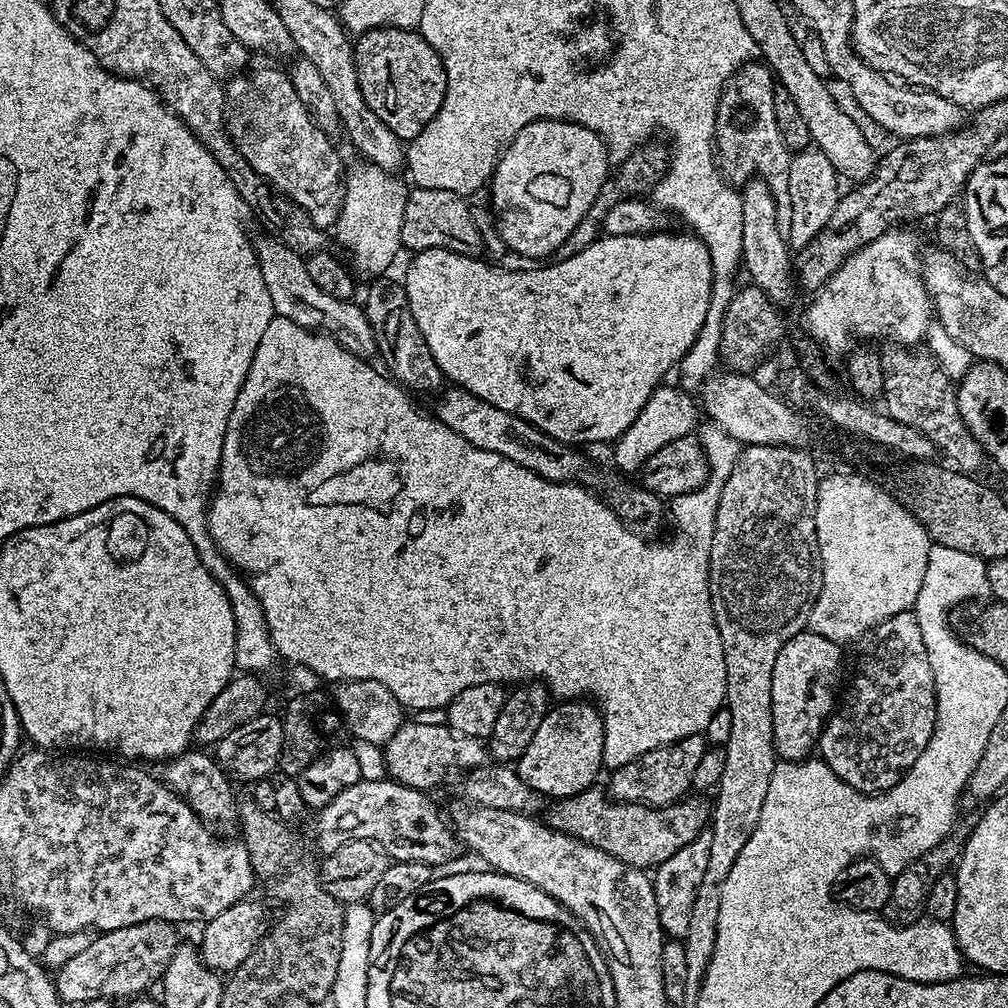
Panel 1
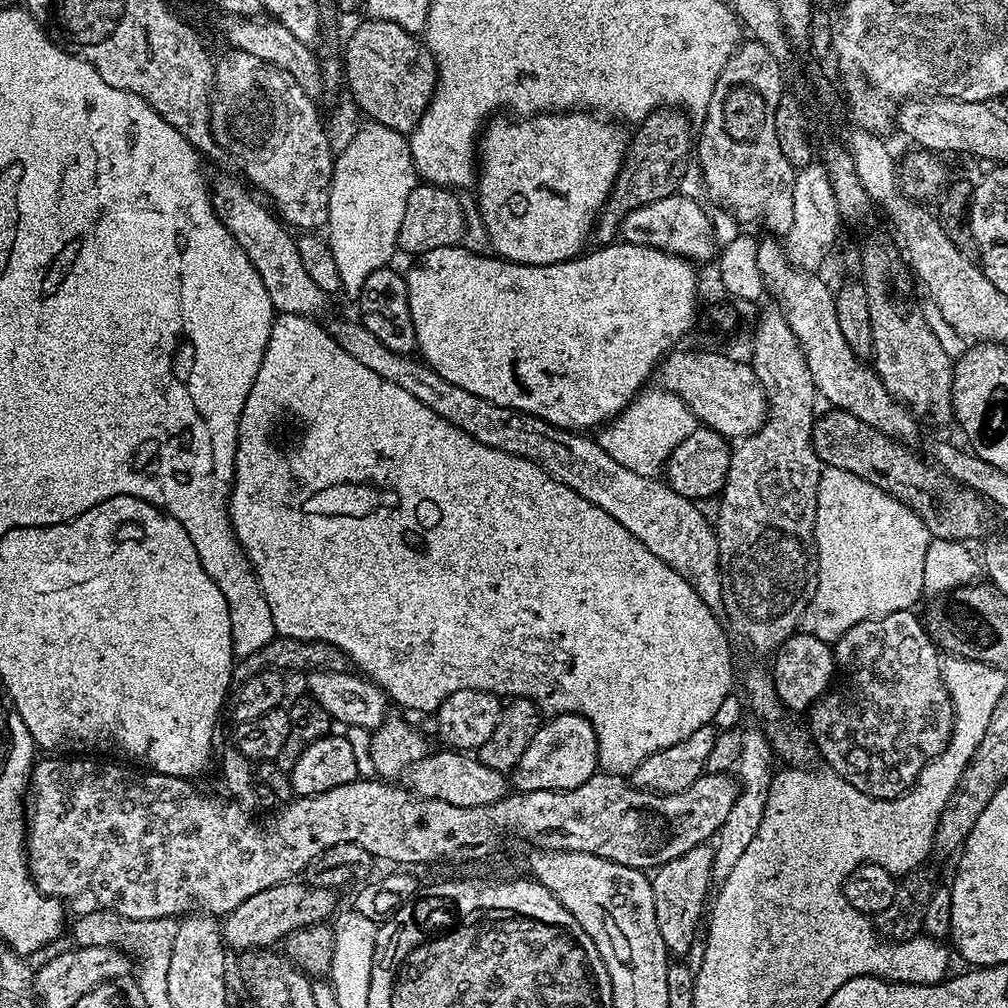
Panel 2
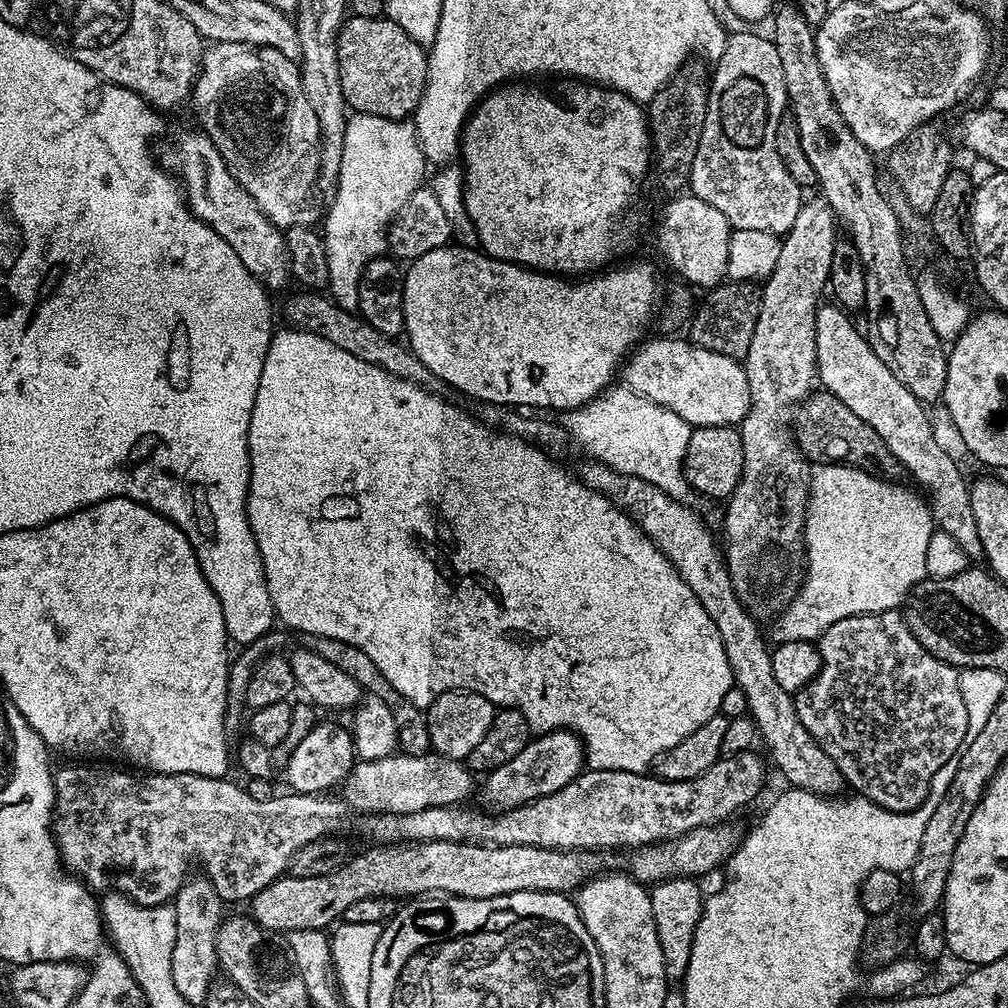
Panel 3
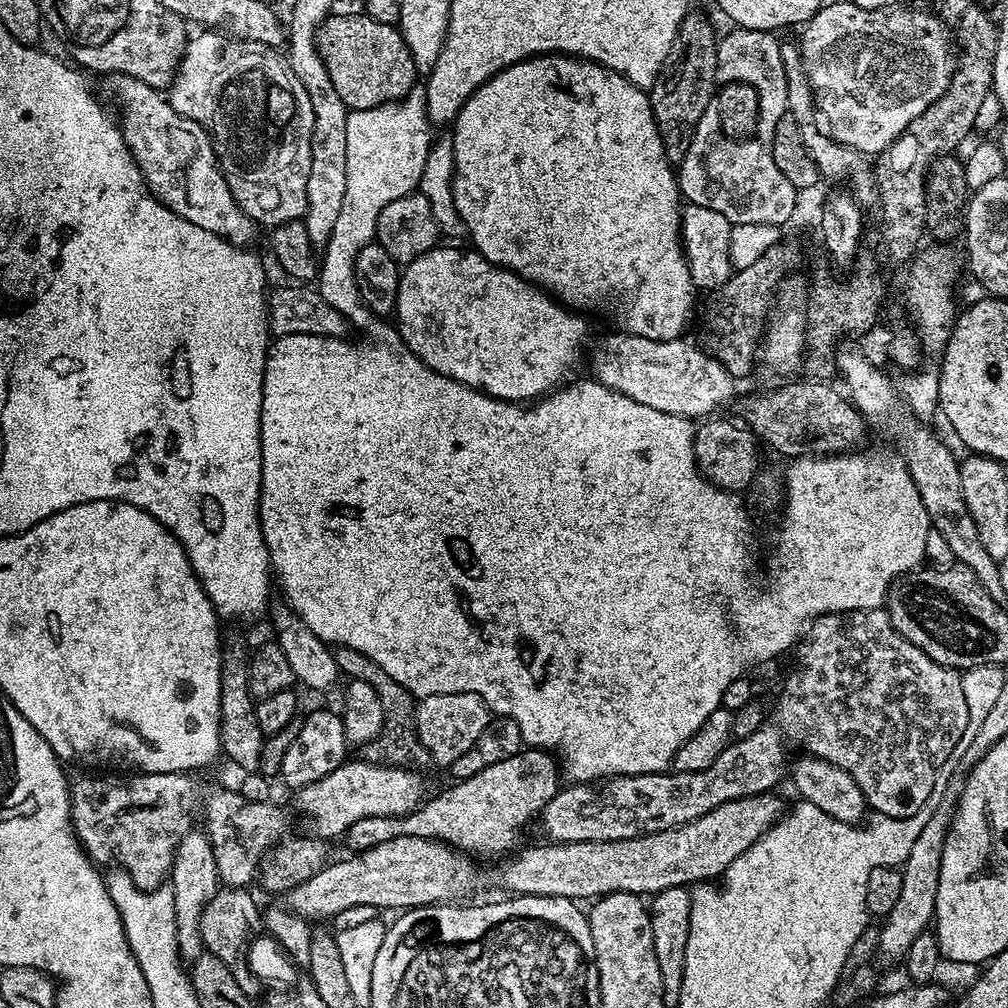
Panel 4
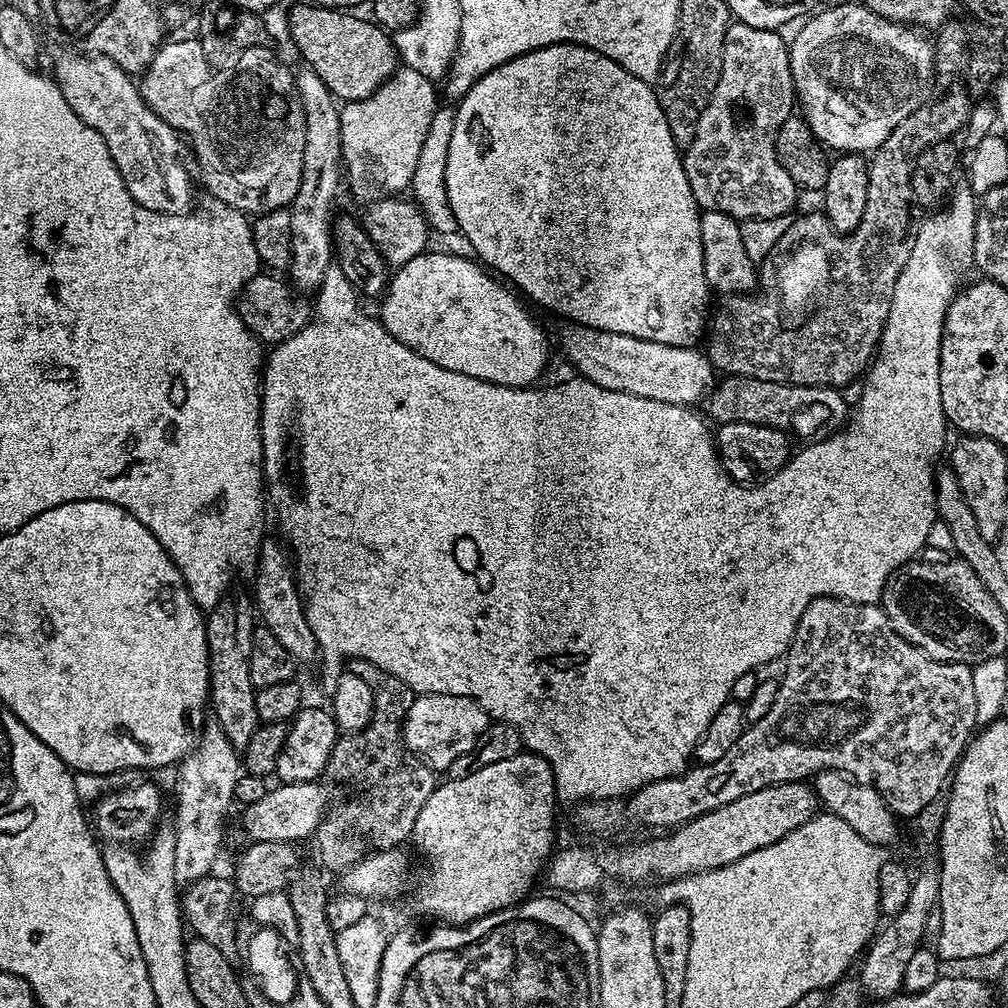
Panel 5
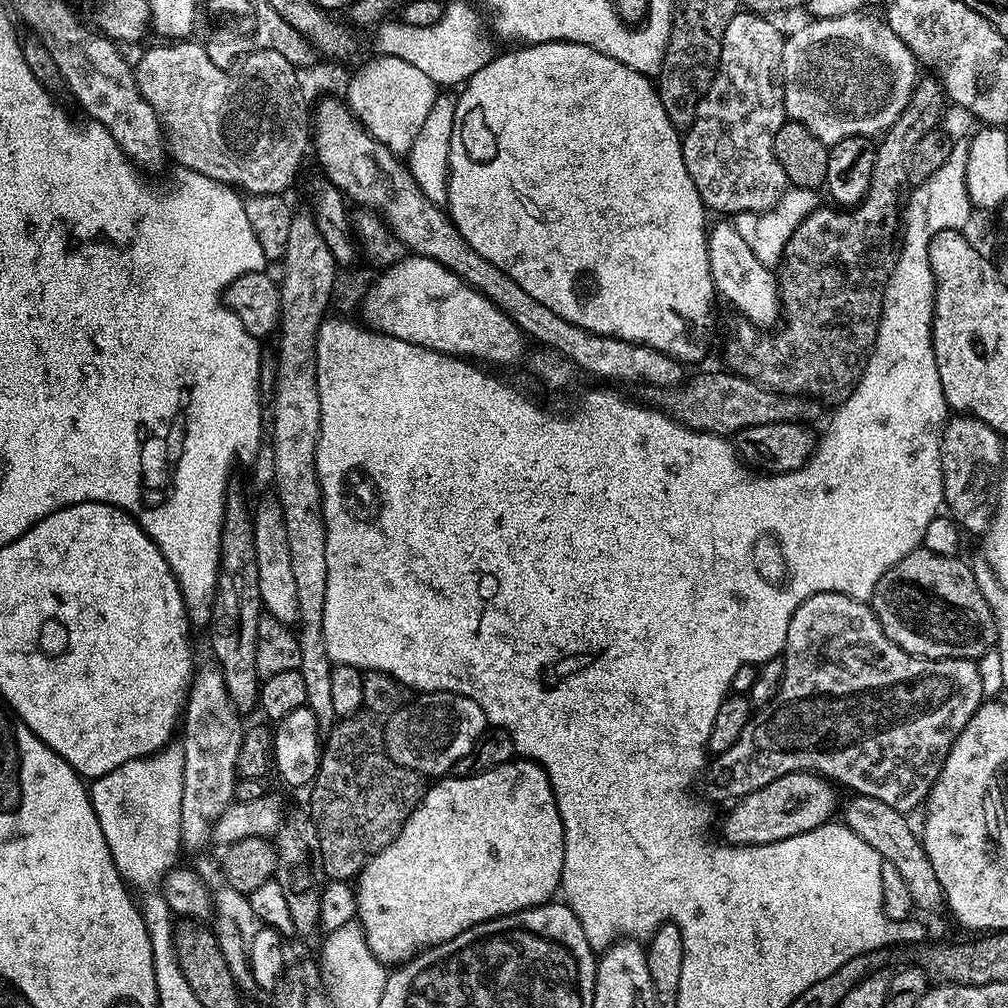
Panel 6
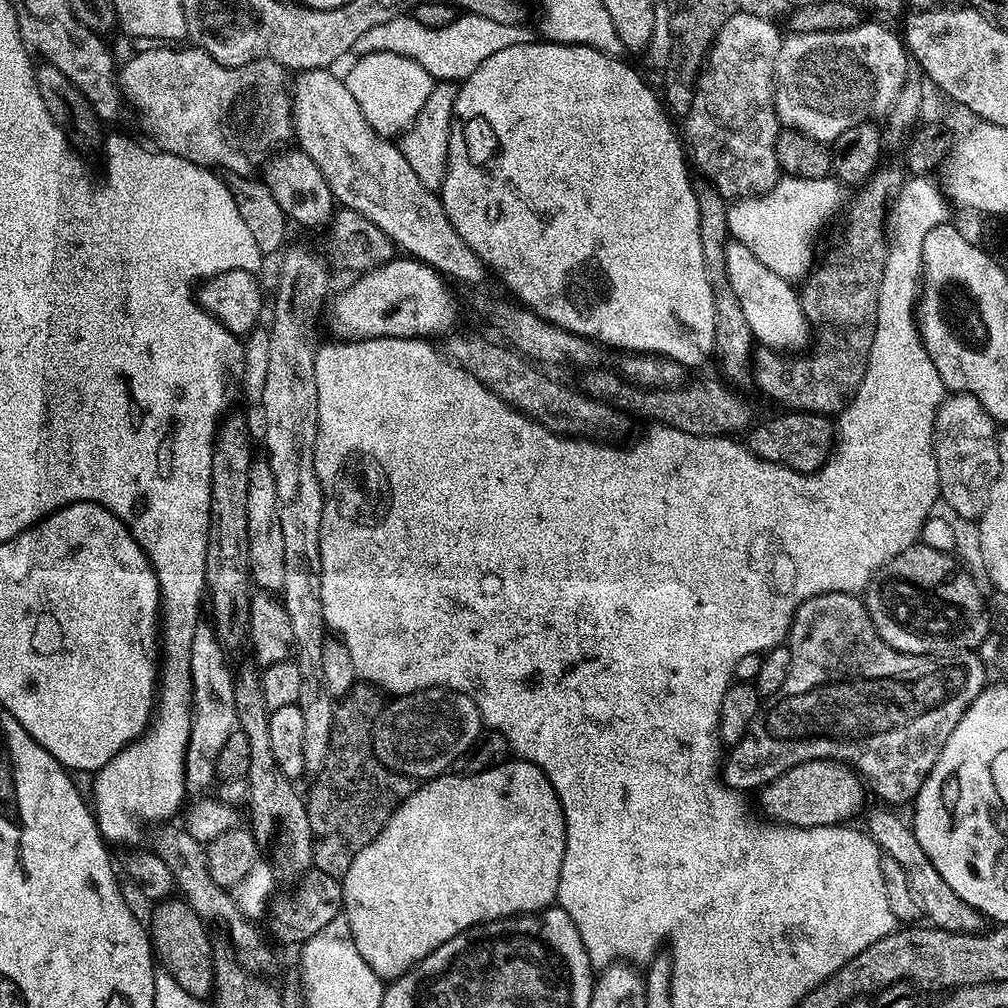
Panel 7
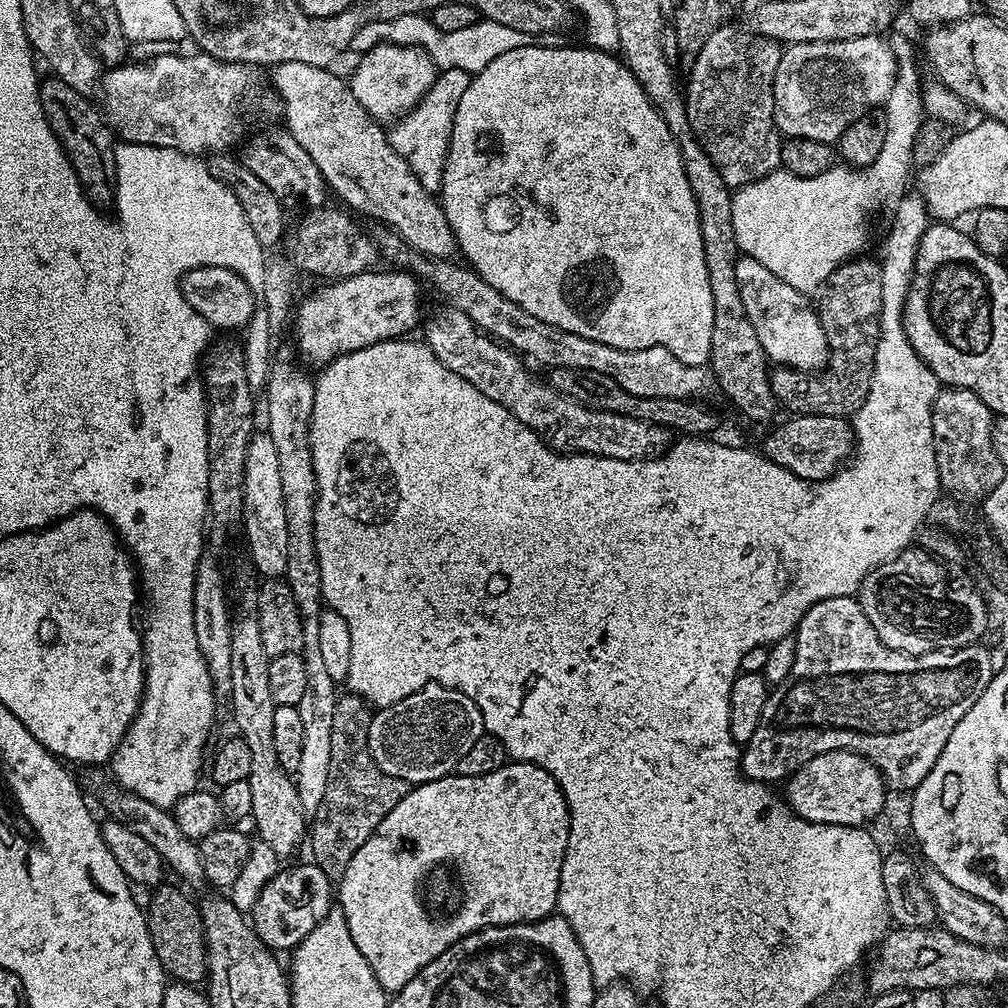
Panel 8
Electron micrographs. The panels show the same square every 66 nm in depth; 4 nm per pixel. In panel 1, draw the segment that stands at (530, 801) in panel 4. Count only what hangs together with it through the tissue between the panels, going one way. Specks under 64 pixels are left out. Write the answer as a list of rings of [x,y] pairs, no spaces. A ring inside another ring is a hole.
[[[584,698],[566,700],[549,707],[548,716],[534,734],[526,754],[514,767],[522,782],[539,792],[541,797],[563,798],[584,792],[597,783],[604,768],[606,729],[599,707]]]

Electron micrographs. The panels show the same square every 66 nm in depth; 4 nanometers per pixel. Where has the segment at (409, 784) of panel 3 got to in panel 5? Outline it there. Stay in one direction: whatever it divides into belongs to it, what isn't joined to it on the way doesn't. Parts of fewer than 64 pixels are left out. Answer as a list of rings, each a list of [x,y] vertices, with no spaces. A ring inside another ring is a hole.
[[[311,780],[310,782],[294,782],[293,784],[277,783],[269,787],[264,798],[247,805],[244,811],[244,832],[249,841],[258,840],[286,840],[301,842],[315,837],[316,827],[324,821],[324,814],[329,807],[328,792],[323,783]]]

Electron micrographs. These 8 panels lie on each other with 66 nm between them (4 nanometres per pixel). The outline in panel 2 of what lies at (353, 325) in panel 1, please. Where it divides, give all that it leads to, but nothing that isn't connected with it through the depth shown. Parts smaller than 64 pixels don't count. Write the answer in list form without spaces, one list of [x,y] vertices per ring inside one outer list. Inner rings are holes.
[[[241,179],[220,180],[217,184],[215,181],[212,206],[226,230],[230,230],[234,242],[242,246],[246,258],[250,258],[251,264],[256,267],[256,279],[262,282],[273,309],[280,314],[289,312],[295,316],[311,317],[316,314],[312,312],[323,306],[326,294],[310,279],[310,274],[306,274],[302,258],[298,255],[297,237],[251,194]]]

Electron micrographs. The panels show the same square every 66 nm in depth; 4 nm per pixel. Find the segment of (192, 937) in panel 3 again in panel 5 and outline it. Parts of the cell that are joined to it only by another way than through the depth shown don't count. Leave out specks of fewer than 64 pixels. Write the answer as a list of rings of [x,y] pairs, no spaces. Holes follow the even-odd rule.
[[[216,722],[205,723],[198,743],[184,757],[180,768],[180,802],[176,808],[174,878],[177,885],[187,886],[209,875],[224,844],[224,819],[228,807],[237,799],[242,775],[242,756],[226,738]]]

